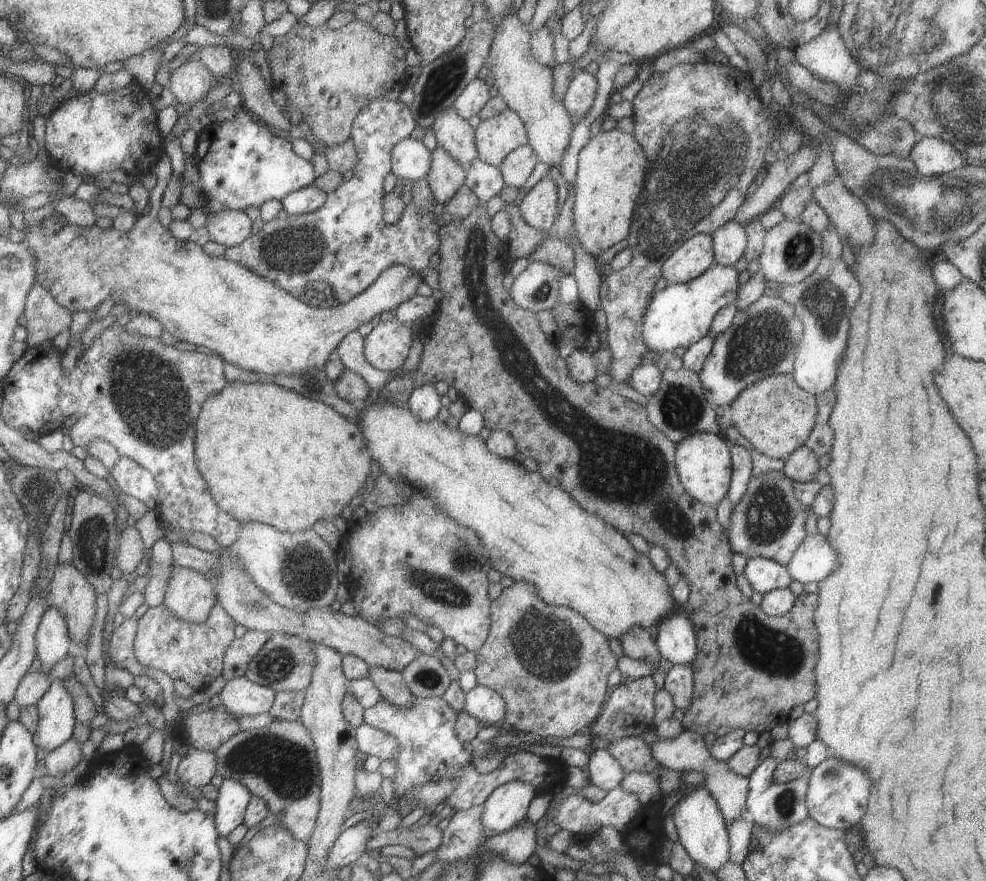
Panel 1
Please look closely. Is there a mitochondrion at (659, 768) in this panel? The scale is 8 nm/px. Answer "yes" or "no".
no

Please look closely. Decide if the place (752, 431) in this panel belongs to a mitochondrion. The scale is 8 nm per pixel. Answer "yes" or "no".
no

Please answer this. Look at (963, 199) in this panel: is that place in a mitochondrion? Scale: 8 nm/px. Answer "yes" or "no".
yes

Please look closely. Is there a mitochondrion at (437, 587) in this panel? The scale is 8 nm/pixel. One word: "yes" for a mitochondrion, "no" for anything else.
yes

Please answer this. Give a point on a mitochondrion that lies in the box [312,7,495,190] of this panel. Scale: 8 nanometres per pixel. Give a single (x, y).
(445, 76)

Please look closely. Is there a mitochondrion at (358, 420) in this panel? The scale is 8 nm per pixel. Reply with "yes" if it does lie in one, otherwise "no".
no

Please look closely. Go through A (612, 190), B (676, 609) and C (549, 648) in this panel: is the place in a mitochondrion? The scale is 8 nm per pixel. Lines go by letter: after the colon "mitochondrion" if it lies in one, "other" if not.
A: other
B: other
C: mitochondrion

